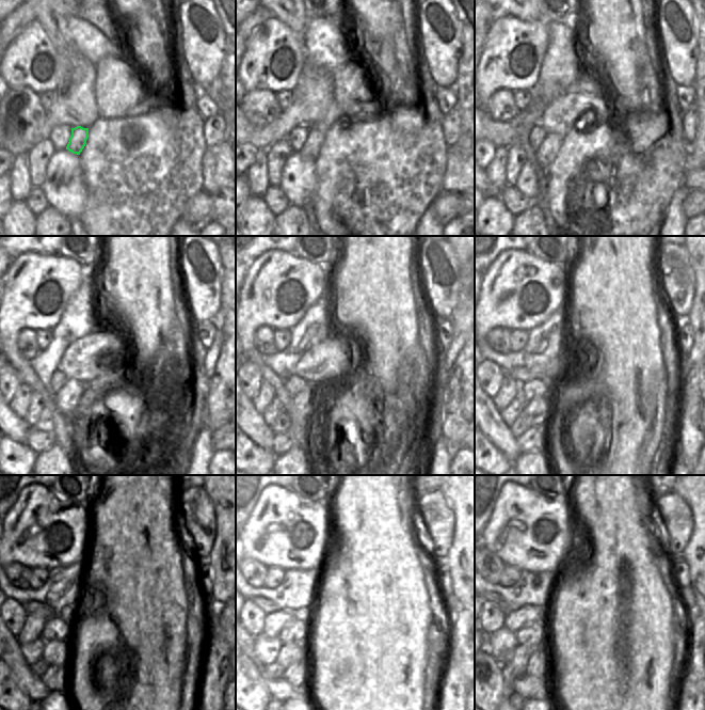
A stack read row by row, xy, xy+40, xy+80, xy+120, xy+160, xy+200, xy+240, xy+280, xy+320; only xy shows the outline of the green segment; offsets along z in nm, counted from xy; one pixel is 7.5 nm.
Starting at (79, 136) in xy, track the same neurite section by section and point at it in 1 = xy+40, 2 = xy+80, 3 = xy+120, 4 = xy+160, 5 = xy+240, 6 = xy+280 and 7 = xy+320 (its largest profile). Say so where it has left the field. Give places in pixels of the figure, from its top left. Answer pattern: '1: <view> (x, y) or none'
1: xy+40 (315, 139)
2: xy+80 (547, 152)
3: xy+120 (66, 399)
4: xy+160 (303, 403)
5: xy+240 (55, 652)
6: xy+280 (290, 653)
7: xy+320 (522, 653)

